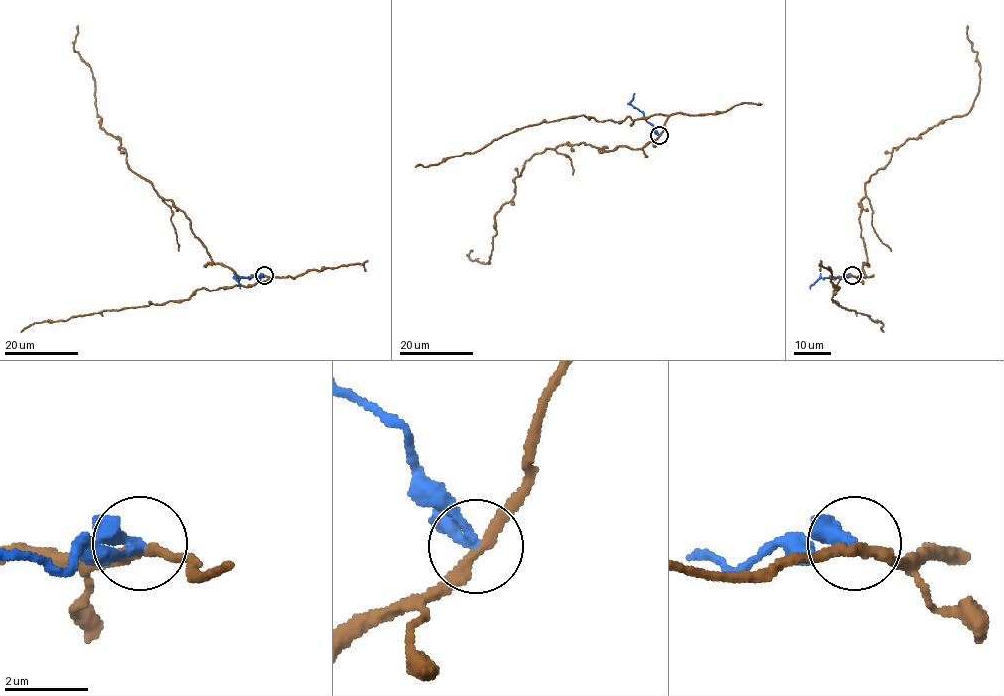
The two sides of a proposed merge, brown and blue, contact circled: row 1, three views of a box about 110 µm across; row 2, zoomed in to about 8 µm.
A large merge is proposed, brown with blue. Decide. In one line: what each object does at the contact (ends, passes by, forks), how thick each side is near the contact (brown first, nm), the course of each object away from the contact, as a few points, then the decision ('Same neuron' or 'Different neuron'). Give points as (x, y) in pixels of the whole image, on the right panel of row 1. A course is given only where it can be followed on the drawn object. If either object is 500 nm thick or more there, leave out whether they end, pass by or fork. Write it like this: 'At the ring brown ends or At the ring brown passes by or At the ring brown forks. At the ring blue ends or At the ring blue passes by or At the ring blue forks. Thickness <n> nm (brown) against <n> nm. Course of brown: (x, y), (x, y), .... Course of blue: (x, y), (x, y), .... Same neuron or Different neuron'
At the ring brown passes by. At the ring blue ends. Thickness 280 nm (brown) against 340 nm. Course of brown: (852, 275), (865, 276), (859, 219), (864, 184), (895, 147), (969, 111), (980, 64), (967, 25). Course of blue: (852, 275), (820, 278), (809, 288). Different neuron

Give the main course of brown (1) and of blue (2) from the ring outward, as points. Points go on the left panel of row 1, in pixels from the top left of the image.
1: (265, 275), (214, 263), (183, 211), (133, 173), (120, 139), (100, 127), (78, 25)
2: (265, 275), (236, 278), (240, 288)

